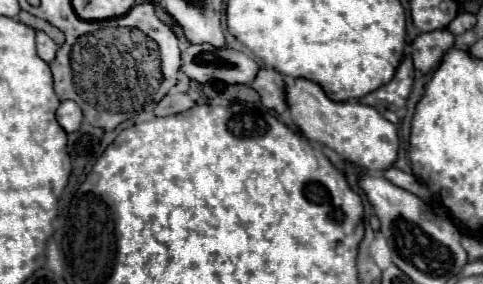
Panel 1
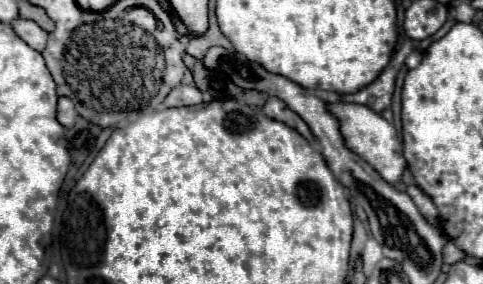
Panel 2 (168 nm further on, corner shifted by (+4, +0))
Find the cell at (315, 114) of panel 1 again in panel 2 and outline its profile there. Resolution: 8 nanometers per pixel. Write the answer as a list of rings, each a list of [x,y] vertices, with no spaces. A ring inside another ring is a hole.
[[[330,104],[330,110],[334,116],[340,120],[342,136],[346,140],[346,146],[356,152],[362,160],[366,160],[370,166],[376,168],[376,172],[388,182],[388,184],[398,184],[402,180],[402,174],[406,170],[406,158],[402,156],[402,142],[396,134],[394,124],[386,122],[380,114],[374,110],[362,106],[362,104]]]

